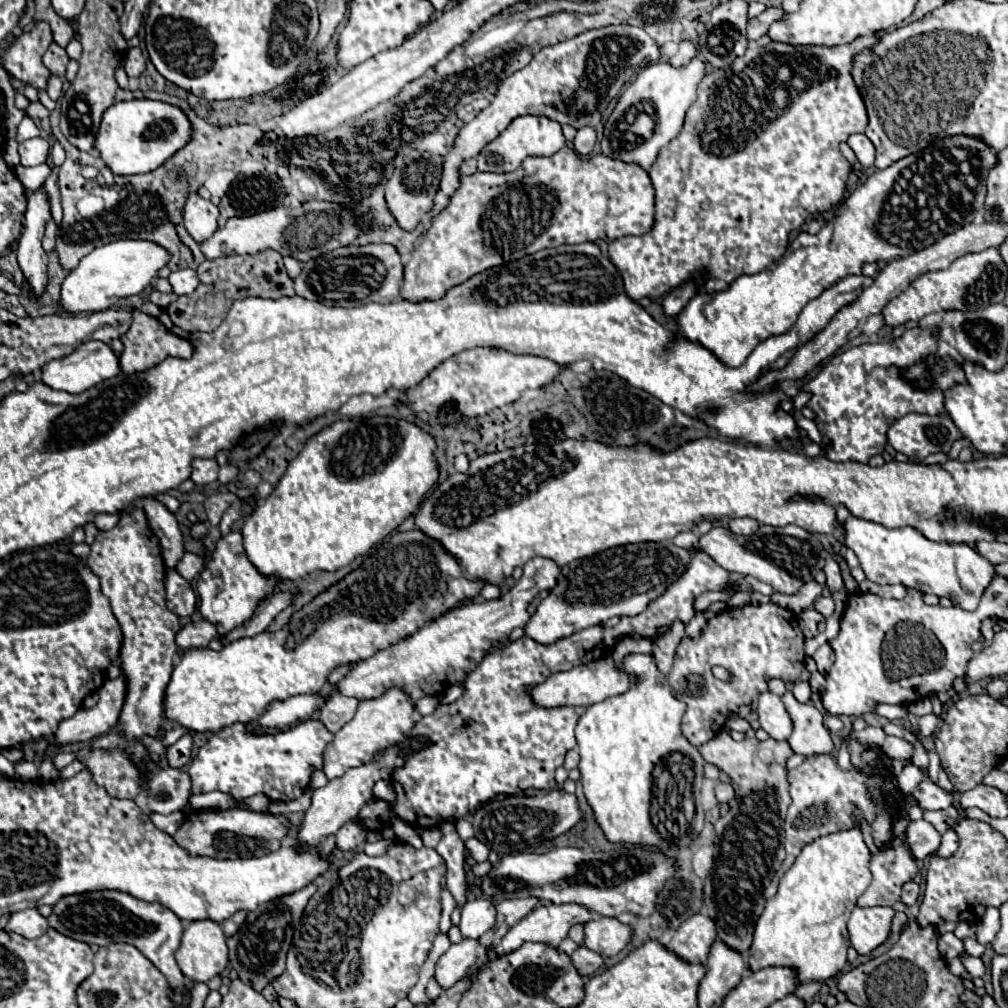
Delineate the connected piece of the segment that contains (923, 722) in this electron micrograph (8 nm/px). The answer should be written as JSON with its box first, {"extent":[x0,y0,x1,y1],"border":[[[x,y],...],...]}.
{"extent":[919,713,941,737],"border":[[[931,713],[931,715],[921,717],[921,719],[919,719],[921,735],[923,735],[923,737],[931,737],[931,735],[935,733],[935,729],[937,729],[937,723],[939,723],[939,721],[941,721],[941,719],[937,719],[933,713]]]}

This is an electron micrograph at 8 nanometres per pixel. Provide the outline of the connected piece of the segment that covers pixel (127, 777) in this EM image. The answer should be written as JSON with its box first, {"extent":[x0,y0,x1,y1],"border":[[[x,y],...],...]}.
{"extent":[83,751,141,799],"border":[[[89,751],[83,757],[87,769],[93,773],[95,783],[107,789],[111,797],[117,799],[135,799],[141,791],[141,779],[137,773],[137,767],[131,763],[131,759],[121,751]]]}

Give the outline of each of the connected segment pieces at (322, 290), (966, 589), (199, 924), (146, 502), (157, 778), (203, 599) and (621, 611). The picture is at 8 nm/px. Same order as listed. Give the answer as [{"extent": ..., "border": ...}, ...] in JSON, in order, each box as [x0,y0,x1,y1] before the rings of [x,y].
[{"extent":[295,245,403,307],"border":[[[351,245],[343,247],[341,251],[347,253],[329,253],[305,263],[303,273],[295,279],[295,293],[329,307],[357,307],[371,301],[389,303],[399,297],[403,265],[393,245]]]},{"extent":[845,517,997,611],"border":[[[849,517],[845,523],[845,531],[847,531],[847,547],[851,547],[855,551],[867,579],[877,583],[877,585],[901,583],[901,585],[917,589],[921,593],[933,593],[937,597],[949,597],[953,601],[953,605],[957,605],[965,611],[973,611],[979,605],[981,593],[985,593],[985,589],[989,587],[989,581],[993,581],[997,577],[995,565],[985,561],[985,557],[981,557],[969,545],[965,545],[965,543],[959,543],[959,545],[957,543],[935,543],[935,541],[929,541],[923,533],[919,533],[913,527],[885,529],[879,523]]]},{"extent":[175,921,229,981],"border":[[[191,921],[183,931],[175,959],[191,981],[209,981],[221,975],[229,963],[227,943],[221,925],[215,921]]]},{"extent":[139,497,185,569],"border":[[[143,497],[139,503],[141,503],[143,511],[147,513],[149,527],[159,537],[161,553],[163,553],[163,561],[165,561],[167,569],[175,569],[185,553],[181,529],[179,529],[175,515],[155,497]]]},{"extent":[147,769,191,813],"border":[[[161,769],[157,771],[147,787],[147,805],[155,813],[181,811],[191,795],[191,779],[181,769]]]},{"extent":[197,531,277,637],"border":[[[235,531],[221,537],[213,555],[211,555],[211,561],[207,563],[205,571],[201,573],[201,577],[197,581],[199,611],[203,613],[203,617],[207,621],[217,625],[219,637],[225,637],[229,631],[243,625],[253,615],[255,607],[265,599],[265,595],[277,583],[275,579],[263,577],[255,569],[255,565],[245,555],[241,539],[243,539],[241,533],[235,533]]]},{"extent":[525,541,691,645],"border":[[[659,541],[659,543],[633,543],[633,545],[623,545],[623,547],[613,547],[603,553],[597,553],[593,557],[577,559],[571,561],[561,569],[561,579],[555,585],[555,589],[549,591],[549,595],[539,603],[535,615],[525,625],[525,635],[531,637],[537,643],[549,645],[557,639],[569,637],[575,631],[593,627],[593,625],[603,625],[611,617],[623,617],[623,615],[637,615],[641,613],[653,599],[657,599],[679,575],[685,571],[687,563],[691,559],[691,553],[687,549],[681,549],[673,543]]]}]

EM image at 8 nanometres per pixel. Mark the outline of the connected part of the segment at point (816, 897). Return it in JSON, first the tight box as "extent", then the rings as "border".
{"extent":[747,829,871,985],"border":[[[859,829],[831,833],[805,845],[793,867],[781,877],[777,895],[767,901],[761,917],[755,923],[753,943],[747,953],[751,971],[759,971],[765,967],[789,967],[797,973],[799,985],[805,981],[825,981],[841,973],[847,965],[847,949],[849,949],[849,935],[845,925],[859,895],[869,887],[869,883],[871,883],[869,849]]]}

